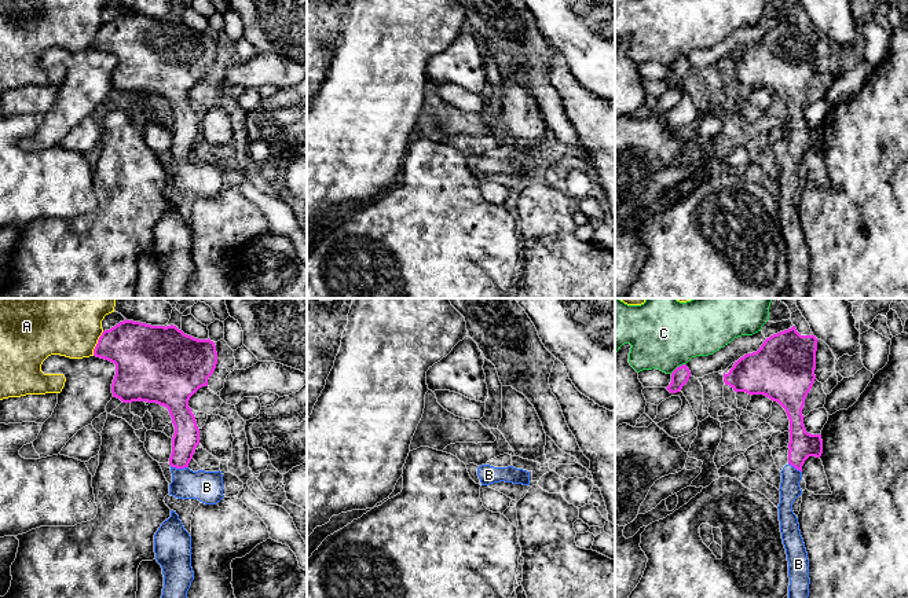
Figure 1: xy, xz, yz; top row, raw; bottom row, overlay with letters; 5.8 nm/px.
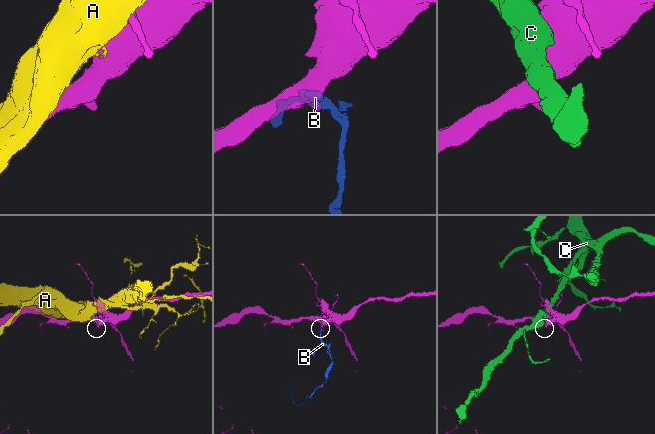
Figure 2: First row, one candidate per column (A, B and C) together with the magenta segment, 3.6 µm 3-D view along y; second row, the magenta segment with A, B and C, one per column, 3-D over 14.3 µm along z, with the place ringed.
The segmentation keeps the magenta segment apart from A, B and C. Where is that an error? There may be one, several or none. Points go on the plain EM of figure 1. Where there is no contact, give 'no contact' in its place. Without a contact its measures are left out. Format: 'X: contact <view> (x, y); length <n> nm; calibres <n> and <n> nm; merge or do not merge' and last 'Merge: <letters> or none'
A: contact xy (96, 36); length 160 nm; calibres 320 and 280 nm; do not merge
B: contact xy (179, 160); length 110 nm; calibres 160 and 180 nm; merge
C: contact yz (677, 59); length 110 nm; calibres 100 and 360 nm; do not merge
Merge: B

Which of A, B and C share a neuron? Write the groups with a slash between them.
A / B / C

